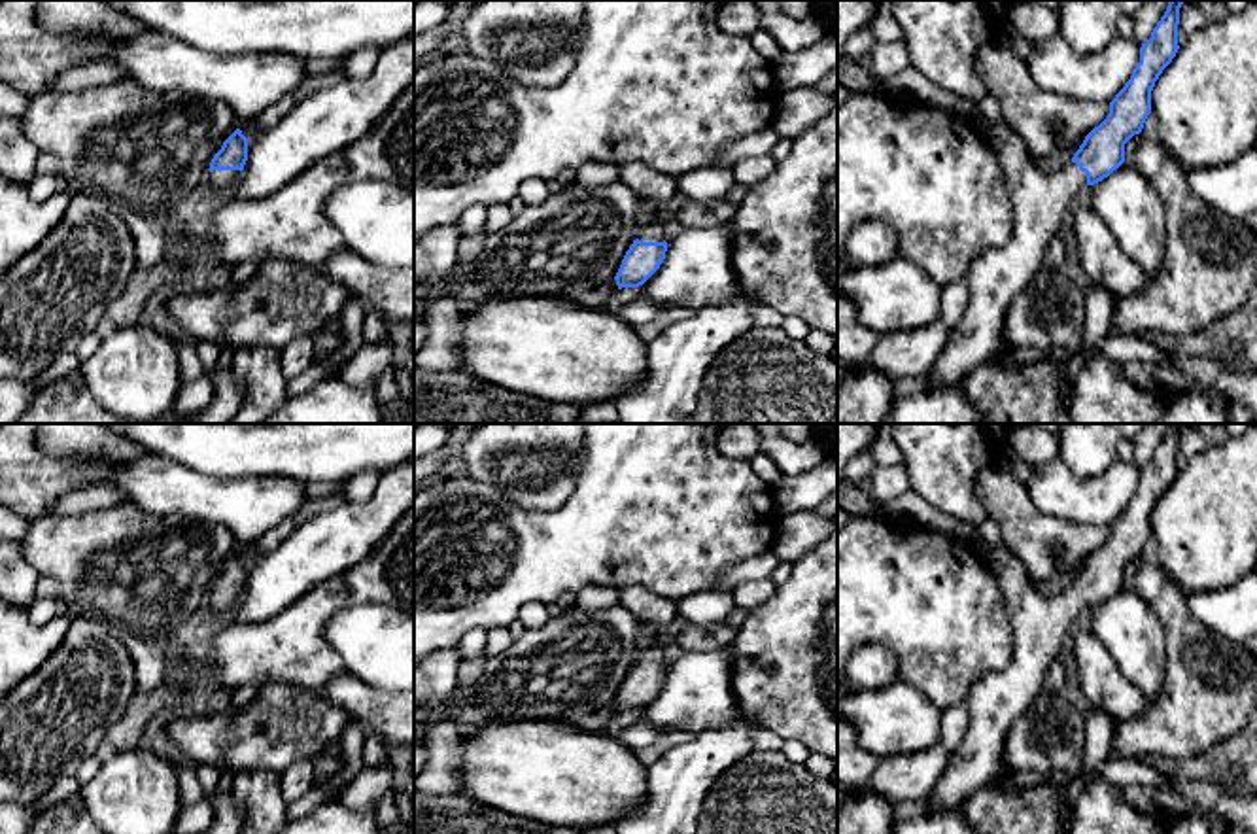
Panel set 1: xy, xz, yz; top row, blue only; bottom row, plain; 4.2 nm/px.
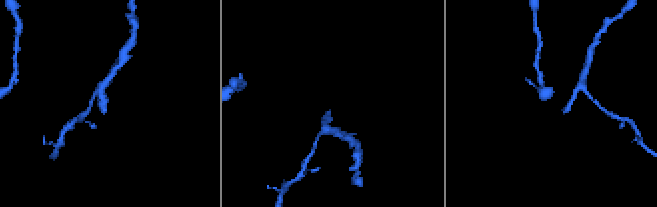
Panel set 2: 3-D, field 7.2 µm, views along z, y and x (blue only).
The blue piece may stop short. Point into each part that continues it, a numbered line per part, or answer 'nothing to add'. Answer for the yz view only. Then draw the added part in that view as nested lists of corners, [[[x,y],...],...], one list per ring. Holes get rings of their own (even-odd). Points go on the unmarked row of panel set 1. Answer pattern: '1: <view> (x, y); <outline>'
1: yz (1040, 623); [[[1006,547],[985,550],[983,556],[1000,582],[1011,618],[1013,656],[1004,671],[987,673],[972,685],[964,702],[970,709],[966,736],[953,753],[934,792],[928,796],[930,813],[953,813],[970,794],[1004,773],[1004,753],[1011,726],[1036,696],[1043,692],[1043,679],[1059,660],[1060,647],[1070,635],[1076,617],[1087,609],[1087,598],[1072,584],[1059,594],[1045,594],[1036,588],[1021,560]]]

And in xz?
1: xz (653, 611); [[[645,586],[618,590],[618,603],[624,605],[648,632],[648,645],[639,656],[639,664],[663,666],[662,634],[679,615],[677,601],[652,594]]]

